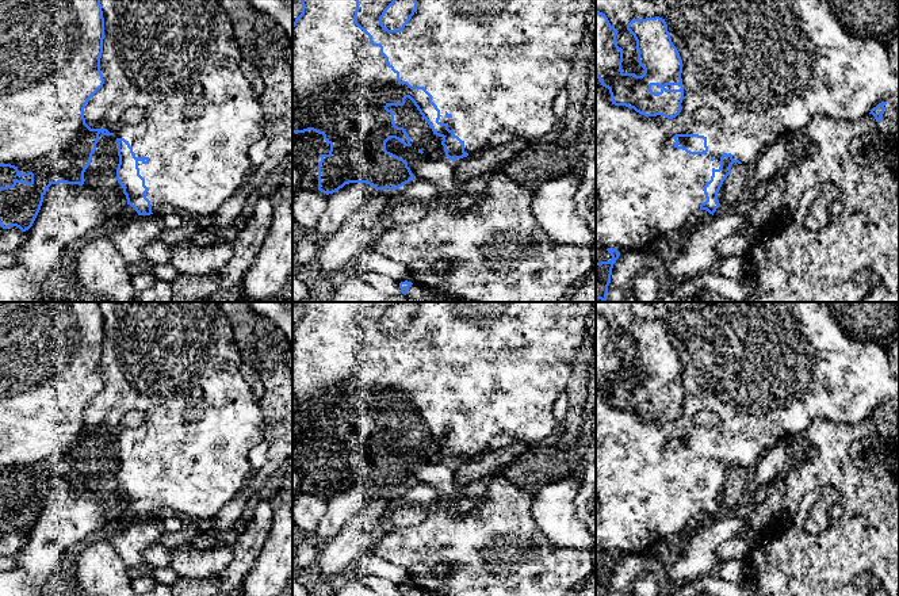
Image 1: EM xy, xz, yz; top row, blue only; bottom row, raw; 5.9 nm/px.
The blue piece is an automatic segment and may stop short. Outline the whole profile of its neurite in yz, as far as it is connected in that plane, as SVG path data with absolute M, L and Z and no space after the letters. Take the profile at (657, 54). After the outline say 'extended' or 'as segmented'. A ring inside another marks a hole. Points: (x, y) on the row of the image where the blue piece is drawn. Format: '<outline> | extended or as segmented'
M596 11L596 79L609 89L615 106L634 108L644 116L676 118L684 99L682 60L665 19L634 19L627 30L636 41L643 74L621 70L623 49L616 43L619 31L605 14Z | as segmented

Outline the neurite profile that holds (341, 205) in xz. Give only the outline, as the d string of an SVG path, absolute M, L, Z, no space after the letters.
M349 183L328 195L328 206L320 217L314 230L325 238L337 233L340 228L359 211L376 190L366 183Z

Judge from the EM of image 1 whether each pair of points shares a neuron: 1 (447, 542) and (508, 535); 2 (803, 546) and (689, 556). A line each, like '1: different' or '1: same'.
1: same
2: different

